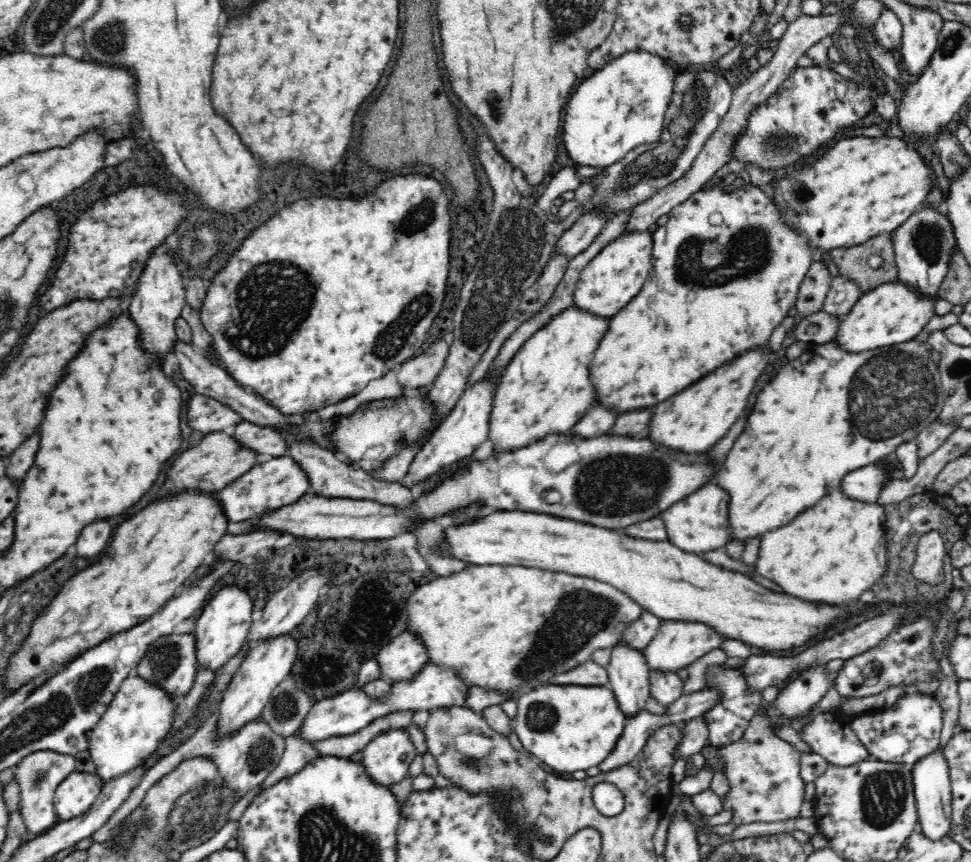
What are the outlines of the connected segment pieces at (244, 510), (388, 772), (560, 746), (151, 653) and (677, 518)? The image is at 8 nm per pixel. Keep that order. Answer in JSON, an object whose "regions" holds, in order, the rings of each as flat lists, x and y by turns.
{"regions":[[[288,454,271,458,268,462,258,463,240,478,233,480,226,488,216,492,216,495,223,506,227,519,232,522,240,522,241,520,259,519,265,514,295,503,308,492,310,491,307,474]],[[404,729,390,730,373,738,363,750,362,767,379,786,392,788,408,778,408,766,417,755]],[[548,684,518,697,518,713,512,720,524,750,553,770,554,774,573,773,598,766,612,752,625,728,627,718,622,715,610,687]],[[172,633,161,636,152,646,148,647,147,654,142,658,140,664,138,664,134,674,146,680,149,684,166,691,172,701,178,697,183,698,194,686,198,672,195,645,196,639,192,633]],[[712,482,704,488,698,488,694,494,686,496,684,500,678,500,676,504,670,505,670,508,659,516,664,521,667,540,674,546,697,555,700,552,724,547,730,541,728,500,730,495]]]}

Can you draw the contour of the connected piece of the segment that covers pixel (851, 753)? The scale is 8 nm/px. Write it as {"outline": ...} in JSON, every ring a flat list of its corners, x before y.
{"outline":[[834,710,814,716,798,733,812,753,819,754,836,766,852,766,852,764,858,764,858,762,870,758,866,747,860,743,860,739,849,728,849,719,836,714]]}

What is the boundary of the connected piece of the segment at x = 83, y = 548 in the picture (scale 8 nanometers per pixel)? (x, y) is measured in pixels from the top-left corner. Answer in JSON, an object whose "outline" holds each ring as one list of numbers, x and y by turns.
{"outline":[[98,520,94,524,90,524,86,530,82,530,82,534,78,536,76,542,76,555,78,558,96,558,100,556,112,536,112,526,106,520]]}

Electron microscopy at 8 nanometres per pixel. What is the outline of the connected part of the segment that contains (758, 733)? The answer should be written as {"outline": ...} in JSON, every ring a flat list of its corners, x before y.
{"outline":[[768,706,761,708,751,719,740,740,719,749,722,773,730,790,723,796,722,811,732,811,730,825,734,829,753,822,780,822,800,816,804,804,805,783,800,776,801,752,796,745,777,737,768,715]]}

